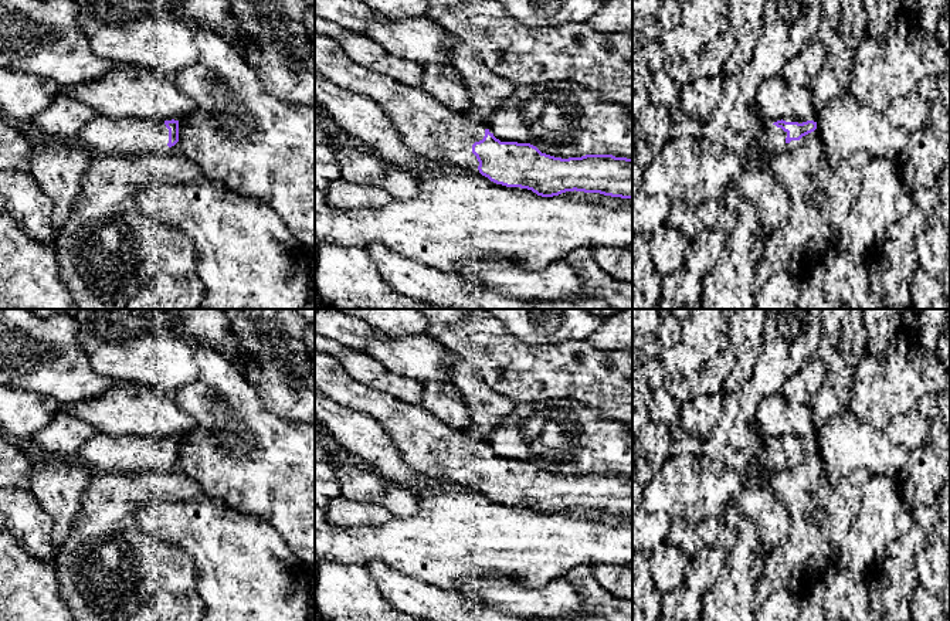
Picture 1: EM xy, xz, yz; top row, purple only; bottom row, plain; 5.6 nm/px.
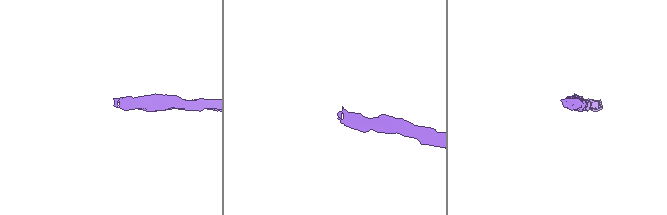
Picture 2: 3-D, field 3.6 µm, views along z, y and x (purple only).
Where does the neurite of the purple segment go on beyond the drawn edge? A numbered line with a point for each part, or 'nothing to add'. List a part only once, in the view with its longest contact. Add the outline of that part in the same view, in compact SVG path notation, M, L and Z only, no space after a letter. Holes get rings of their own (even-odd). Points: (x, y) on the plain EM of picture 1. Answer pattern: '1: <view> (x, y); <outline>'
1: xz (426, 443); M315 352L315 387L346 408L376 420L387 432L403 459L425 475L445 478L464 485L478 485L472 462L484 457L485 445L468 431L458 431L425 411L420 404L410 405L387 393L356 381L335 356Z

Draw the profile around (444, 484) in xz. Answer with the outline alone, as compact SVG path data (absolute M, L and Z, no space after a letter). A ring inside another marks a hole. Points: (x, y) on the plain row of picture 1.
M440 478L440 482L431 488L431 489L414 489L414 492L420 496L420 499L424 499L427 496L431 496L440 491L445 492L465 492L465 493L482 493L478 488L478 485L464 485L461 482L451 482L445 478Z

